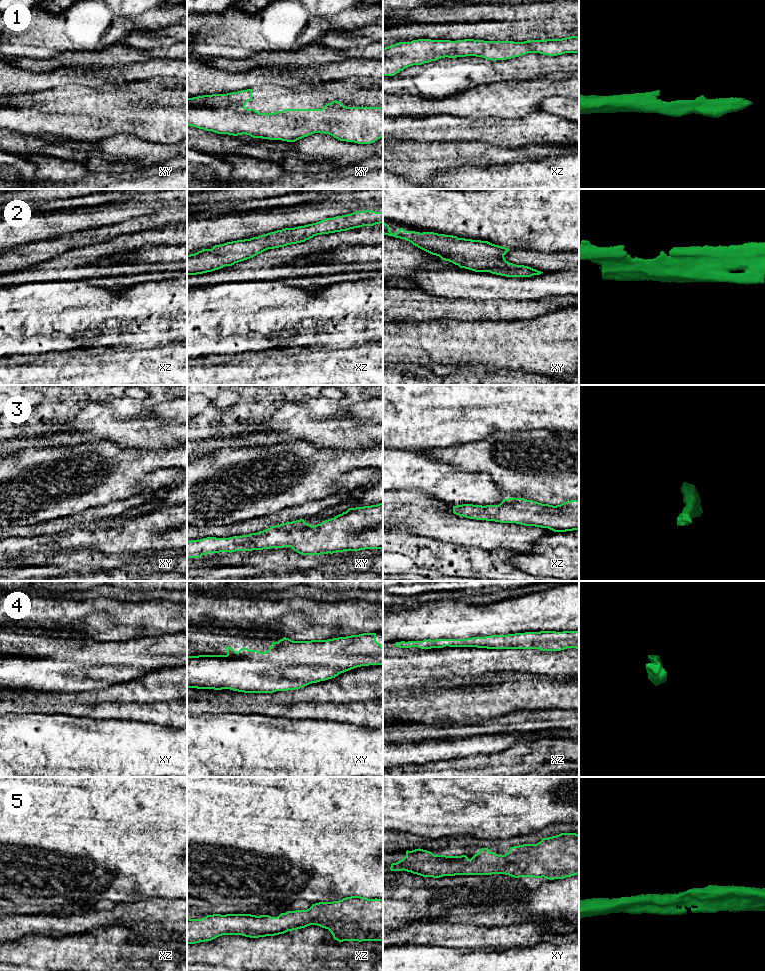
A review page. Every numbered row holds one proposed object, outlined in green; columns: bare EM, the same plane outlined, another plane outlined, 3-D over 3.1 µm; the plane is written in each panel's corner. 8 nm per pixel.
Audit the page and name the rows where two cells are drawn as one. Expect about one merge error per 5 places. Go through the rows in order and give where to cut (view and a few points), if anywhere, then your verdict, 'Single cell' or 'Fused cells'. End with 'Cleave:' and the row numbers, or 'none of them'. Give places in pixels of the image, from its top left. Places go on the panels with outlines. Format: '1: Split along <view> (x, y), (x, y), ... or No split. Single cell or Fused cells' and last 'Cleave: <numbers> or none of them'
1: No split. Single cell
2: No split. Single cell
3: No split. Single cell
4: No split. Single cell
5: No split. Single cell
Cleave: none of them

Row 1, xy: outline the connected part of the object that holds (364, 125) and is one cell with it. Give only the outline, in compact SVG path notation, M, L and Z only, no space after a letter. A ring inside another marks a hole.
M252 89L187 98L187 125L218 134L233 136L246 134L253 138L287 142L295 142L314 133L329 134L340 141L358 144L371 144L383 137L383 107L347 107L335 100L326 104L322 109L285 109L267 114L259 113L255 109L248 109L245 105L251 100Z

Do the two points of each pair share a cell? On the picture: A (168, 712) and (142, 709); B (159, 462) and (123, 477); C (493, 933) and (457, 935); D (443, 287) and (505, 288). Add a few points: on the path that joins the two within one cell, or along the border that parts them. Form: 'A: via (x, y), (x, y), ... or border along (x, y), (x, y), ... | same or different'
A: via (162, 712), (148, 712) | same
B: via (150, 462), (137, 463), (132, 468) | same
C: via (484, 935), (466, 935) | same
D: via (458, 284), (490, 286) | same

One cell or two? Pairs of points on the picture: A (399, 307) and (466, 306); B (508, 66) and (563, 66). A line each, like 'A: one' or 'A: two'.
A: one
B: one

